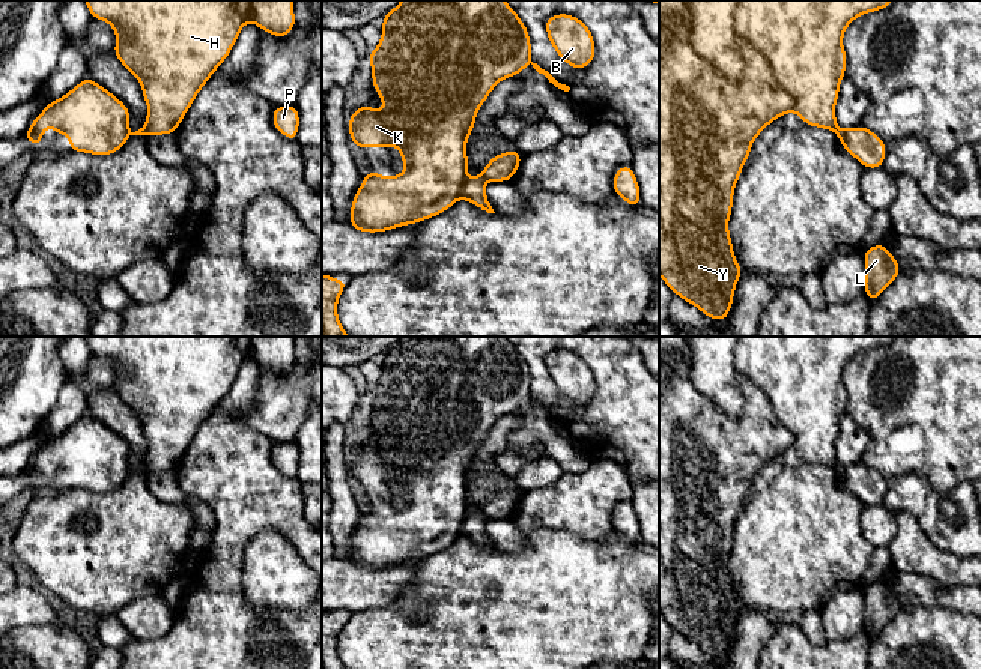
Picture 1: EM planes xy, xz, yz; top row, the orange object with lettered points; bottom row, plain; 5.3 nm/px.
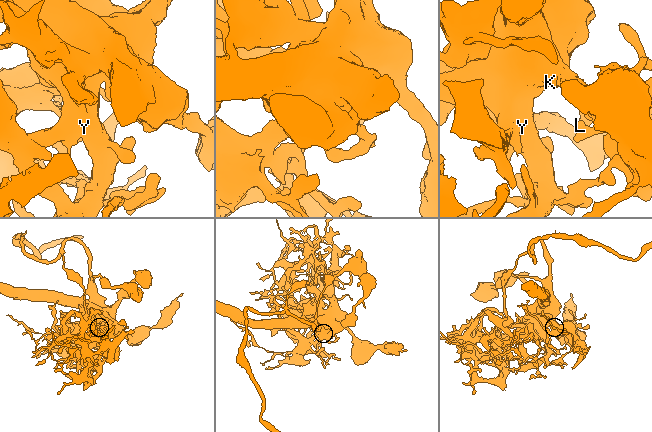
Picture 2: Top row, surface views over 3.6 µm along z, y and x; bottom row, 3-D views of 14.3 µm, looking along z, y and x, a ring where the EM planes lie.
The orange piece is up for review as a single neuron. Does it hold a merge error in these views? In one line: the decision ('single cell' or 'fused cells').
fused cells

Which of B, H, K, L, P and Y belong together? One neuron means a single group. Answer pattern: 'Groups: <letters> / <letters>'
Groups: B H / K L P Y

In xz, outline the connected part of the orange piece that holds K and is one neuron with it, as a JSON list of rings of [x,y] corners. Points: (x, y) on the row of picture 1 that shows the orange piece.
[[[402,0],[396,8],[390,9],[382,18],[382,35],[378,47],[369,53],[367,62],[372,65],[372,86],[378,90],[378,98],[387,104],[384,110],[373,110],[367,102],[349,114],[349,138],[361,150],[364,147],[399,147],[400,161],[406,164],[402,174],[382,177],[375,168],[366,173],[363,183],[358,186],[357,194],[351,204],[349,226],[357,232],[379,233],[391,229],[403,227],[406,224],[417,224],[429,218],[438,216],[448,210],[459,198],[468,200],[475,207],[495,213],[484,189],[487,179],[483,174],[466,177],[468,153],[466,140],[471,138],[471,131],[477,123],[475,116],[480,107],[486,102],[494,87],[509,77],[518,74],[531,63],[531,39],[527,26],[522,23],[515,9],[504,0]]]

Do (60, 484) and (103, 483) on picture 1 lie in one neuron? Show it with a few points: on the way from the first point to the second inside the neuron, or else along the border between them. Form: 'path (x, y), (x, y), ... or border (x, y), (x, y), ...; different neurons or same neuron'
path (71, 480), (92, 480); same neuron

